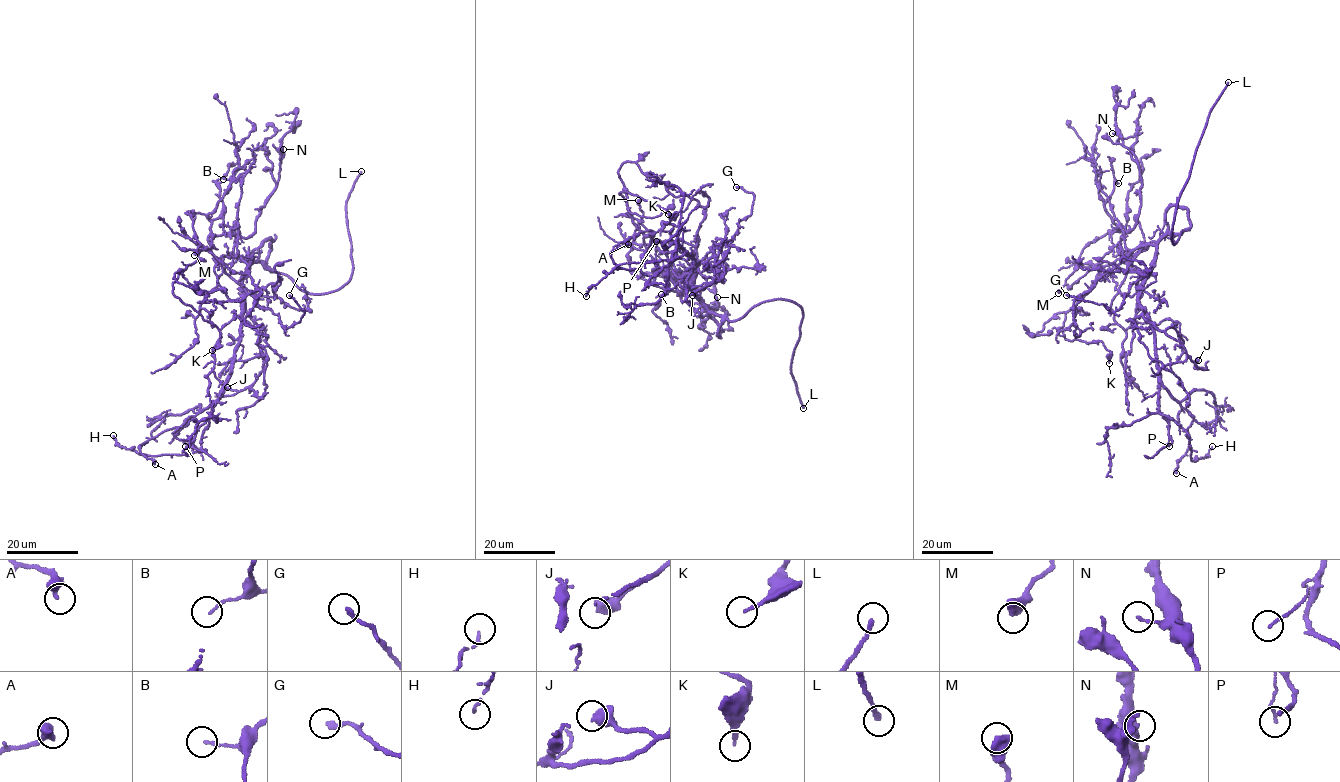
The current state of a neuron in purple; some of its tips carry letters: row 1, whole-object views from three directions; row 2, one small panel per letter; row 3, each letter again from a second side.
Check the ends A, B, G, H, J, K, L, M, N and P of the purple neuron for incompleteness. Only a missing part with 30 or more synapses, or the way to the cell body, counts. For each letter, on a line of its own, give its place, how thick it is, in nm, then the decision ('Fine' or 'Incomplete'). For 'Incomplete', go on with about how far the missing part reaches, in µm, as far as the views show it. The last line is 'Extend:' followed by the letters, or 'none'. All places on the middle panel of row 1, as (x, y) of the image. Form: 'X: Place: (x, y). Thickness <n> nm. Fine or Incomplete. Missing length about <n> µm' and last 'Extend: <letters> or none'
A: Place: (628, 244). Thickness 380 nm. Fine
B: Place: (661, 294). Thickness 110 nm. Fine
G: Place: (736, 187). Thickness 240 nm. Fine
H: Place: (586, 296). Thickness 120 nm. Fine
J: Place: (692, 295). Thickness 550 nm. Fine
K: Place: (668, 214). Thickness 160 nm. Fine
L: Place: (803, 408). Thickness 240 nm. Incomplete. Missing length about 35 µm
M: Place: (638, 200). Thickness 600 nm. Fine
N: Place: (717, 297). Thickness 110 nm. Fine
P: Place: (656, 241). Thickness 110 nm. Fine
Extend: L

